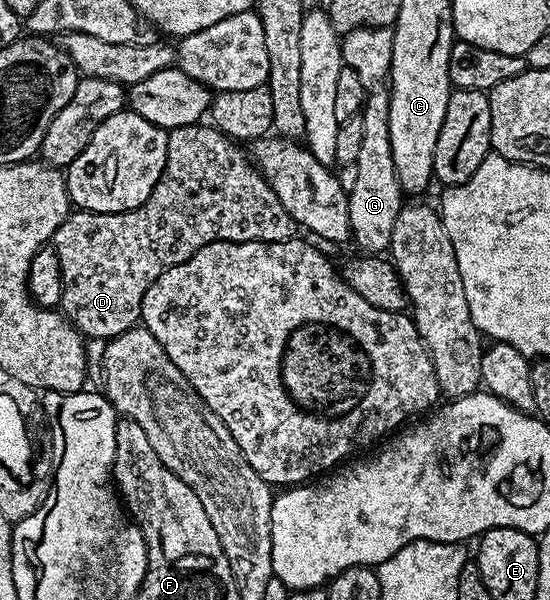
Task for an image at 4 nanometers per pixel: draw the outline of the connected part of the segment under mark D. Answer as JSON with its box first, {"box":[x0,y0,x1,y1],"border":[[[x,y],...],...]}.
{"box":[51,124,298,340],"border":[[[197,124],[195,126],[183,126],[168,131],[168,151],[166,152],[166,168],[162,168],[162,176],[158,184],[154,184],[154,192],[138,208],[127,210],[121,214],[95,214],[89,210],[76,210],[69,213],[66,221],[52,233],[51,246],[58,252],[58,264],[62,264],[62,296],[59,309],[65,318],[80,331],[85,339],[105,338],[107,340],[118,337],[122,332],[132,329],[140,322],[140,309],[142,308],[142,296],[146,296],[146,288],[162,276],[169,266],[182,264],[186,259],[192,258],[194,252],[198,252],[206,244],[211,242],[285,242],[297,233],[298,227],[291,216],[282,208],[282,200],[274,196],[274,188],[260,175],[260,169],[252,162],[247,153],[244,154],[231,138],[217,130],[211,124]]]}

